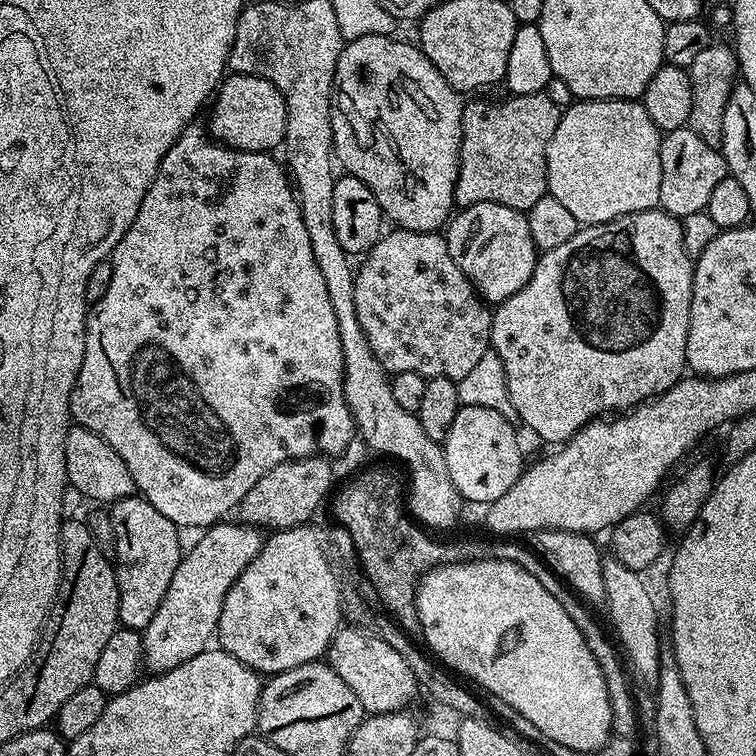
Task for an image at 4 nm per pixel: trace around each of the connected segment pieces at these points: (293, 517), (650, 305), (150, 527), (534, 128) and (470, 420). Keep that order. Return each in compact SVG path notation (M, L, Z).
M319 455L308 456L304 460L287 460L285 464L274 466L274 470L270 470L262 478L258 478L254 486L250 486L250 494L246 494L246 498L241 502L238 512L239 515L244 515L241 516L243 523L261 530L307 525L308 519L319 510L320 503L324 499L327 501L333 491L332 468L328 464L331 463Z
M659 207L645 212L635 212L620 216L605 224L589 224L554 250L540 252L534 270L518 294L510 294L501 304L495 305L492 313L491 351L502 362L504 381L508 384L508 400L516 411L515 419L521 420L536 436L541 436L551 446L559 446L569 440L579 428L585 428L592 420L599 420L605 414L620 414L634 408L646 400L660 396L670 386L674 386L685 375L688 359L686 358L686 338L690 326L690 302L692 301L693 257L686 254L682 242L680 220Z
M139 494L117 500L110 511L116 539L114 567L120 599L120 624L143 630L150 626L150 618L154 618L158 606L162 606L162 598L166 598L166 590L170 590L170 578L174 578L174 570L178 570L182 532L174 522L170 522L170 518L166 518L166 514L158 514L158 510L154 510L154 506Z
M544 92L526 94L525 96L509 95L501 104L487 104L484 100L468 100L462 114L462 142L460 143L460 169L456 179L455 207L463 210L478 202L494 202L510 206L519 212L528 213L530 206L538 198L548 195L548 175L546 174L546 146L558 122L562 109Z
M477 404L463 405L458 414L454 414L454 422L442 442L444 465L448 468L452 485L465 501L490 505L518 482L526 467L526 459L520 453L520 440L512 424L513 421L498 410Z

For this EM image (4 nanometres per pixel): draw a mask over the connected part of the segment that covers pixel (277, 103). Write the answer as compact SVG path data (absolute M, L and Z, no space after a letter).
M247 74L225 75L214 93L211 108L212 121L206 124L206 128L213 141L240 152L271 153L283 145L288 121L286 102L279 90L266 78Z

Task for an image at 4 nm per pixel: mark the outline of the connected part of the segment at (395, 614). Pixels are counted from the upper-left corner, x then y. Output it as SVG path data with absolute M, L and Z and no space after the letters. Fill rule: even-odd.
M368 468L365 472L357 474L353 480L348 480L335 493L334 499L331 501L332 512L335 523L341 524L350 534L350 538L356 547L356 555L358 563L368 581L371 582L372 588L378 594L380 599L380 608L387 615L391 616L401 628L412 630L417 627L416 622L416 586L420 583L420 578L425 576L431 568L436 568L440 564L460 564L464 560L481 559L482 554L489 560L509 560L518 566L522 566L522 570L526 570L526 574L534 574L534 578L538 578L538 582L542 582L542 586L546 586L546 590L550 590L556 594L558 602L562 602L562 610L570 612L570 618L578 625L585 623L584 616L575 609L578 604L577 597L573 595L567 587L562 586L555 572L551 568L545 566L527 547L519 548L518 545L512 544L516 542L497 542L495 539L484 540L456 540L453 544L443 544L440 540L435 540L435 535L429 534L409 513L406 511L406 488L400 485L400 480L392 472L387 472L384 468Z

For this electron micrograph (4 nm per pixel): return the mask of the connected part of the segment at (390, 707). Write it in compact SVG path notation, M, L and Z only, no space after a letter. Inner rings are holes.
M344 626L332 639L330 663L342 682L354 690L365 713L394 712L409 707L414 681L410 670L404 667L402 655L395 652L394 646L380 644L378 638L370 638L362 630Z

